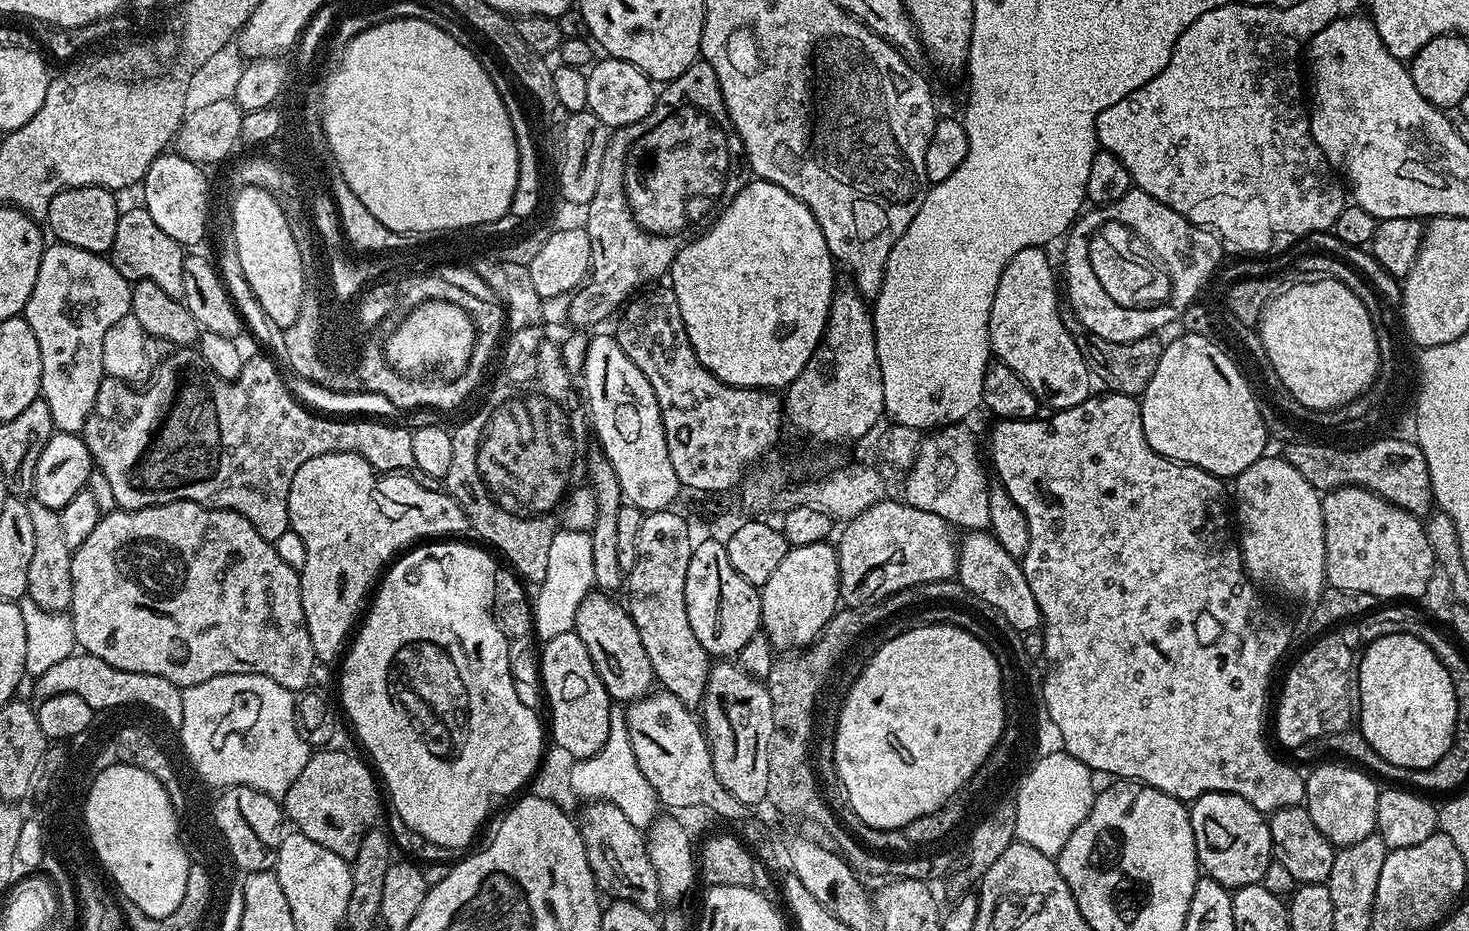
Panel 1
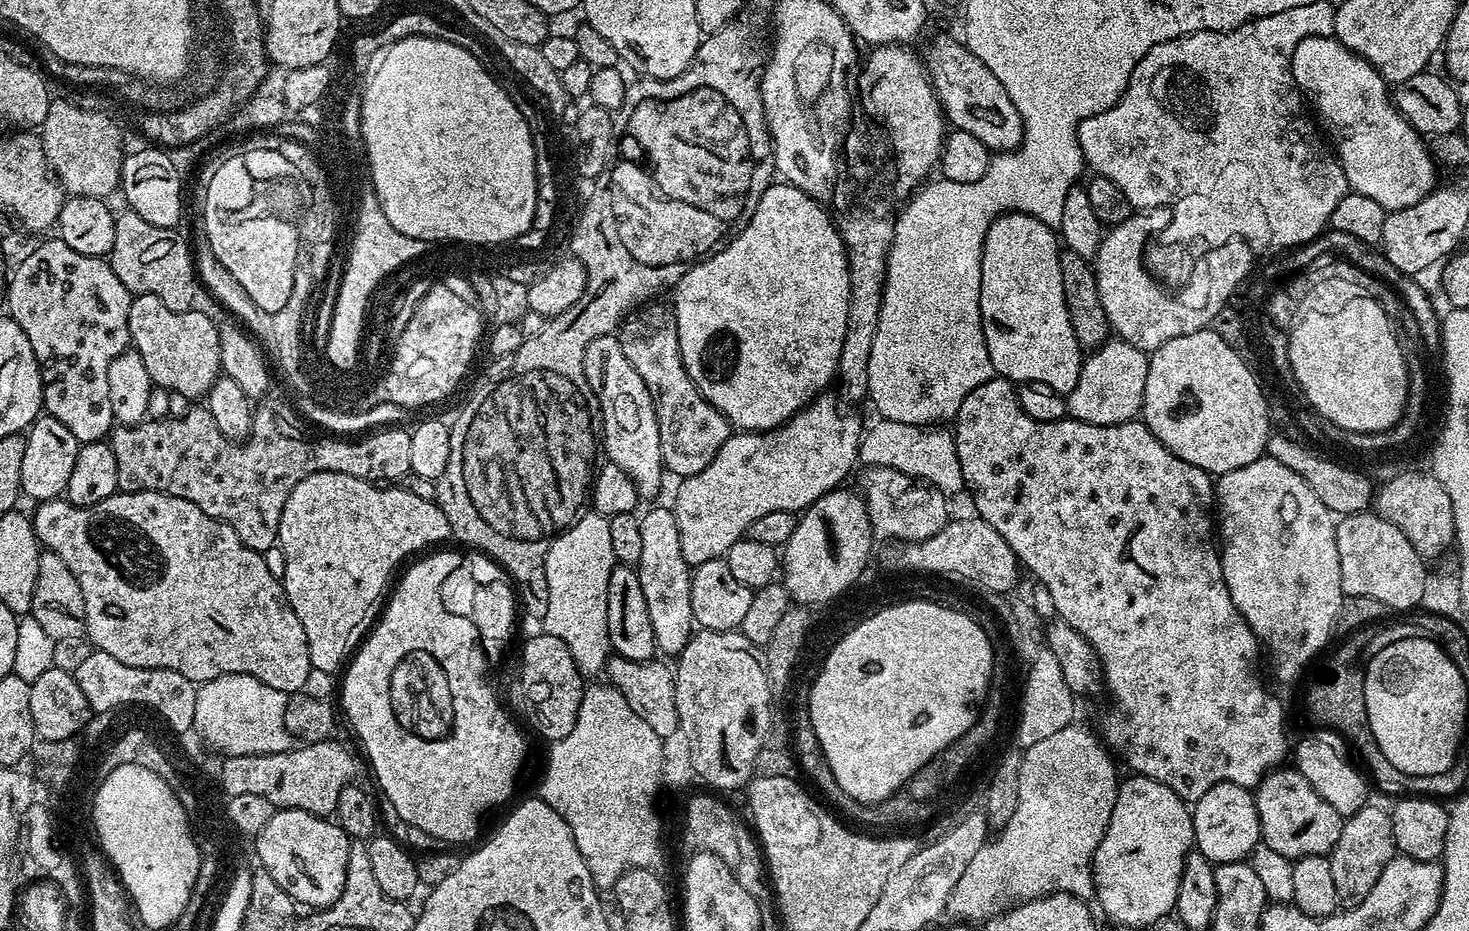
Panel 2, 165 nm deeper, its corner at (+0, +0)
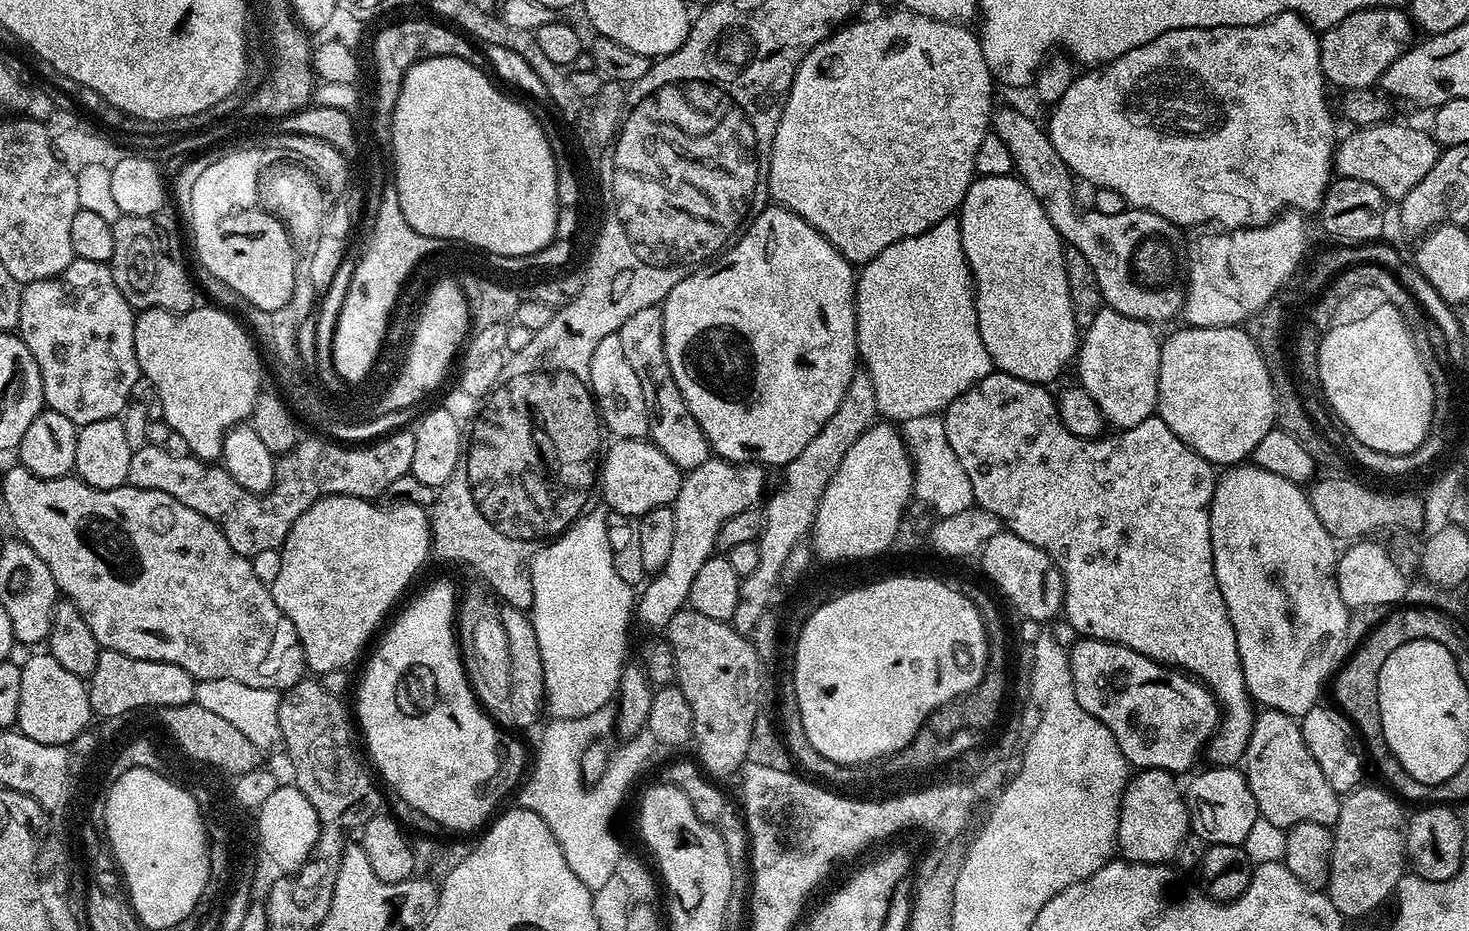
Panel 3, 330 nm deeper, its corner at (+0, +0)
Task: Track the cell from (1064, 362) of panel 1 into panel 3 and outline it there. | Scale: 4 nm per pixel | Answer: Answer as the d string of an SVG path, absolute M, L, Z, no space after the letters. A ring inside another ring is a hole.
M982 176L973 179L971 186L966 190L964 201L958 209L960 233L962 234L962 250L964 261L972 271L972 283L976 293L976 313L978 314L978 334L982 334L982 346L986 346L986 354L990 354L993 365L999 371L1010 374L1014 378L1022 378L1026 382L1051 385L1051 380L1067 366L1073 363L1078 349L1078 329L1074 322L1074 310L1070 306L1070 286L1066 286L1066 266L1064 265L1065 243L1060 239L1058 230L1046 218L1046 210L1042 210L1042 202L1031 190L1025 186L1019 176Z

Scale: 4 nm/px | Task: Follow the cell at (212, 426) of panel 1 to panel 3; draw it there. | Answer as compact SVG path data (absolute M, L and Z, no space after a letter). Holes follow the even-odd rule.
M399 430L375 441L373 448L345 446L331 439L301 439L295 448L283 453L276 462L272 490L263 496L242 490L223 466L196 459L191 454L175 456L153 442L135 449L130 458L127 483L142 490L162 490L170 498L178 498L182 506L198 510L222 530L226 542L238 554L249 558L283 545L294 522L323 496L353 496L375 501L383 497L386 486L409 475L414 462L415 431Z

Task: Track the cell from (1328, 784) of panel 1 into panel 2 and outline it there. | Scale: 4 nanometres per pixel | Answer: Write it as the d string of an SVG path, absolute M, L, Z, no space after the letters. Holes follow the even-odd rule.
M1331 730L1316 731L1320 732L1312 732L1294 744L1294 756L1296 752L1294 767L1297 772L1302 774L1302 778L1306 778L1306 782L1310 782L1310 786L1314 786L1314 790L1319 796L1326 798L1326 802L1330 802L1330 806L1334 806L1334 810L1338 810L1340 816L1345 818L1353 816L1359 808L1369 803L1369 781L1359 767L1356 769L1348 761L1348 756L1344 753L1346 741L1343 736L1339 736L1337 732Z

